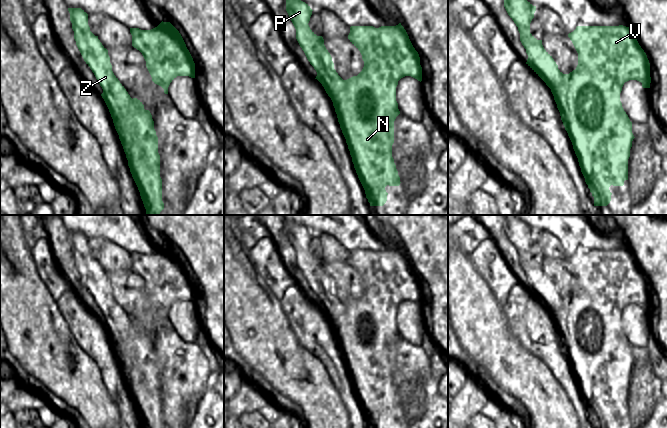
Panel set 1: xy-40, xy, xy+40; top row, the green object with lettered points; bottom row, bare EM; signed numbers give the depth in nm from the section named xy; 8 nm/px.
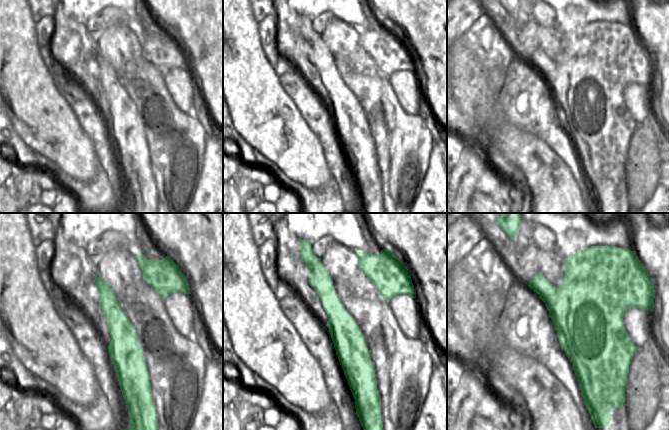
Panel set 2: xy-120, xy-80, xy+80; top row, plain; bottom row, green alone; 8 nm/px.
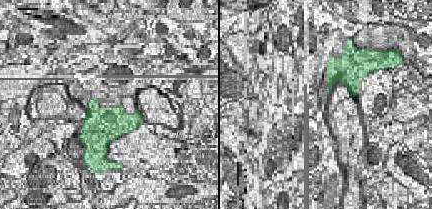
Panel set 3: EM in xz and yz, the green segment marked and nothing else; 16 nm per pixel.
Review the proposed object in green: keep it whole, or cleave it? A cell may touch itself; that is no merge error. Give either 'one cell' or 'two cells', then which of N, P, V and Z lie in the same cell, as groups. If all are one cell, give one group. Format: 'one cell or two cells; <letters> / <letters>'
two cells; N V / P Z

